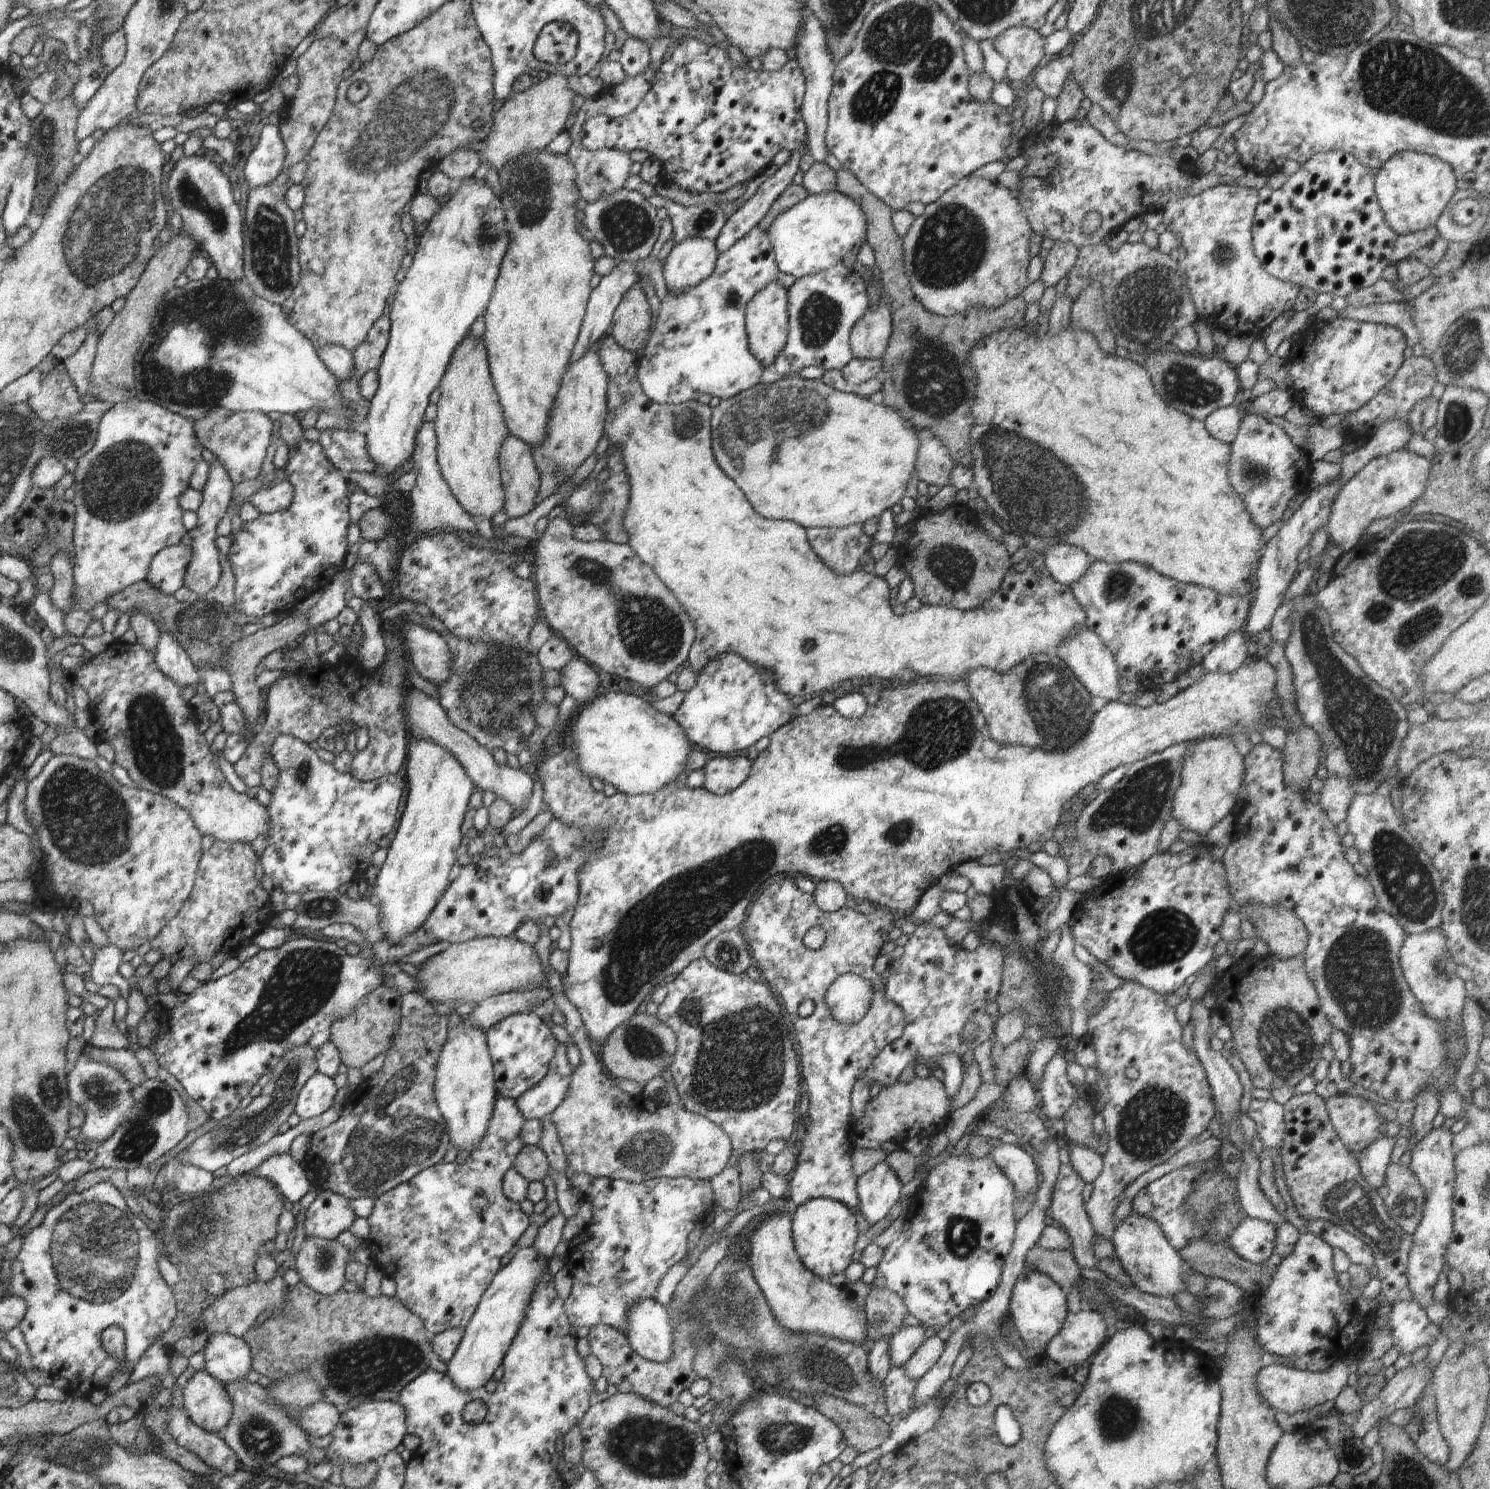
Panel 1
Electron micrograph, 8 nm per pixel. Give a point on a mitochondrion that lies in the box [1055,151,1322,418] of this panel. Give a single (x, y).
(1151, 300)

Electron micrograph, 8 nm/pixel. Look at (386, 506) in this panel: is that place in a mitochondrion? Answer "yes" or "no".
no

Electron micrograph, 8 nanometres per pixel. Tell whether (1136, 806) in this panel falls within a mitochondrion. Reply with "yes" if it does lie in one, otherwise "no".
yes

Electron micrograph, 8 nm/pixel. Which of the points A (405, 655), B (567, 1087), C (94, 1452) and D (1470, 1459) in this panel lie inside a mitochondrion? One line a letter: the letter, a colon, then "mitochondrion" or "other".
A: other
B: other
C: mitochondrion
D: other

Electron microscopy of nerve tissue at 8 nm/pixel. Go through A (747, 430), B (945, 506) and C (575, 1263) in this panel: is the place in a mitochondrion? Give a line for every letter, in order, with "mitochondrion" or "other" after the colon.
A: mitochondrion
B: other
C: other

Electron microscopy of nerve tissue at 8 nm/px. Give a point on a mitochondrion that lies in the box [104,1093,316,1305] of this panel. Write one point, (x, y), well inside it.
(199, 1223)

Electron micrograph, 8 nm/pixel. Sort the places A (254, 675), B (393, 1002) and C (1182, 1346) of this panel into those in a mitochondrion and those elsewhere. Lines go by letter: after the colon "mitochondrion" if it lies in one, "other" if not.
A: other
B: other
C: other

